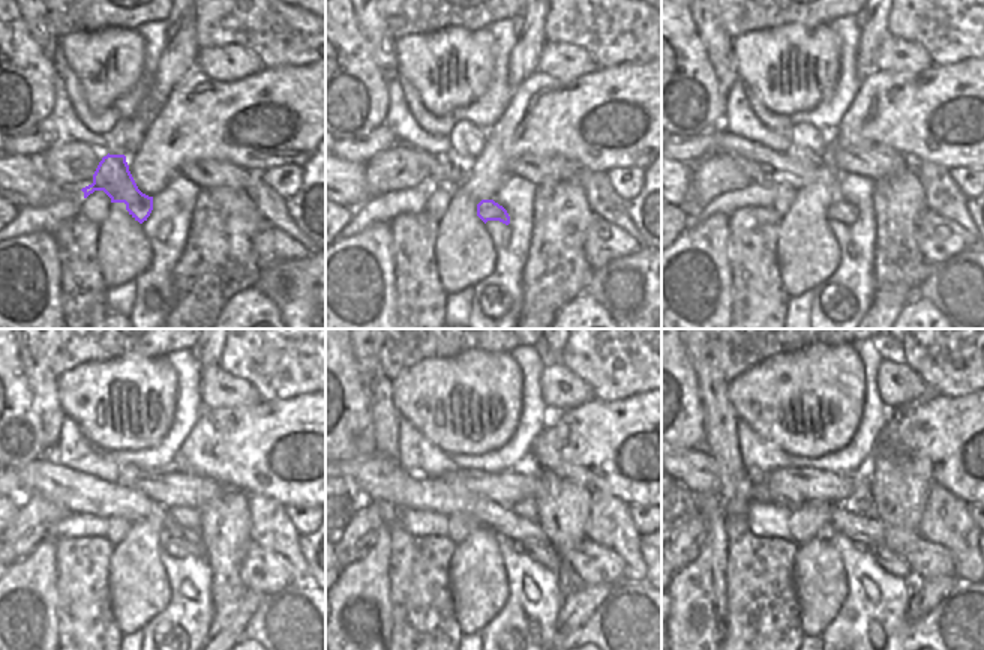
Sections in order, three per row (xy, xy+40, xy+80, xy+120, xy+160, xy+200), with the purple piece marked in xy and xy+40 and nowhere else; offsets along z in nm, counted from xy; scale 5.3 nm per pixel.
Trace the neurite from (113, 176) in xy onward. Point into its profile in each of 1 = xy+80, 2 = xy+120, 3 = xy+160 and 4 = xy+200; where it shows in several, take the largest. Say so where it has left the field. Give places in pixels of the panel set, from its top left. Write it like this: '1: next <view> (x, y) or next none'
1: next xy+80 (843, 212)
2: next xy+120 (173, 547)
3: next xy+160 (543, 553)
4: next xy+200 (891, 562)

